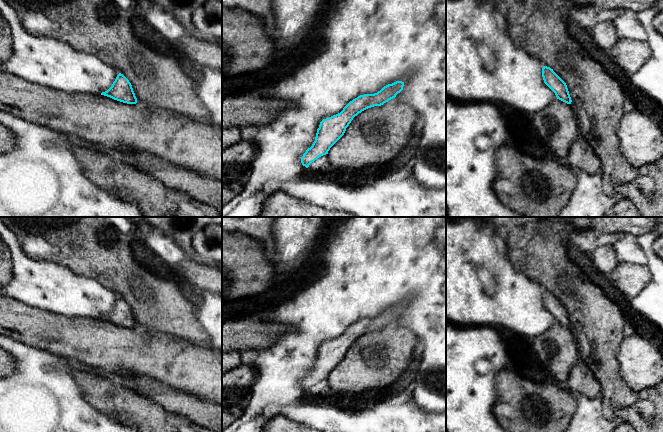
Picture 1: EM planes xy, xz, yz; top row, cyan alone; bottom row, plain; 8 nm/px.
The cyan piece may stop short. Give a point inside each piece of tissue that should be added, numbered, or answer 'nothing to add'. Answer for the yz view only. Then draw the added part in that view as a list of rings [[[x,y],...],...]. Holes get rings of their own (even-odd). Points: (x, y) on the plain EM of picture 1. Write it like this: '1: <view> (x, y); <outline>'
nothing to add

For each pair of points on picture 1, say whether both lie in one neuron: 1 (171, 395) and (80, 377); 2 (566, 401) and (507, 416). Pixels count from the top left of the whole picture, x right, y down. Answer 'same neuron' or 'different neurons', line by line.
1: different neurons
2: same neuron

